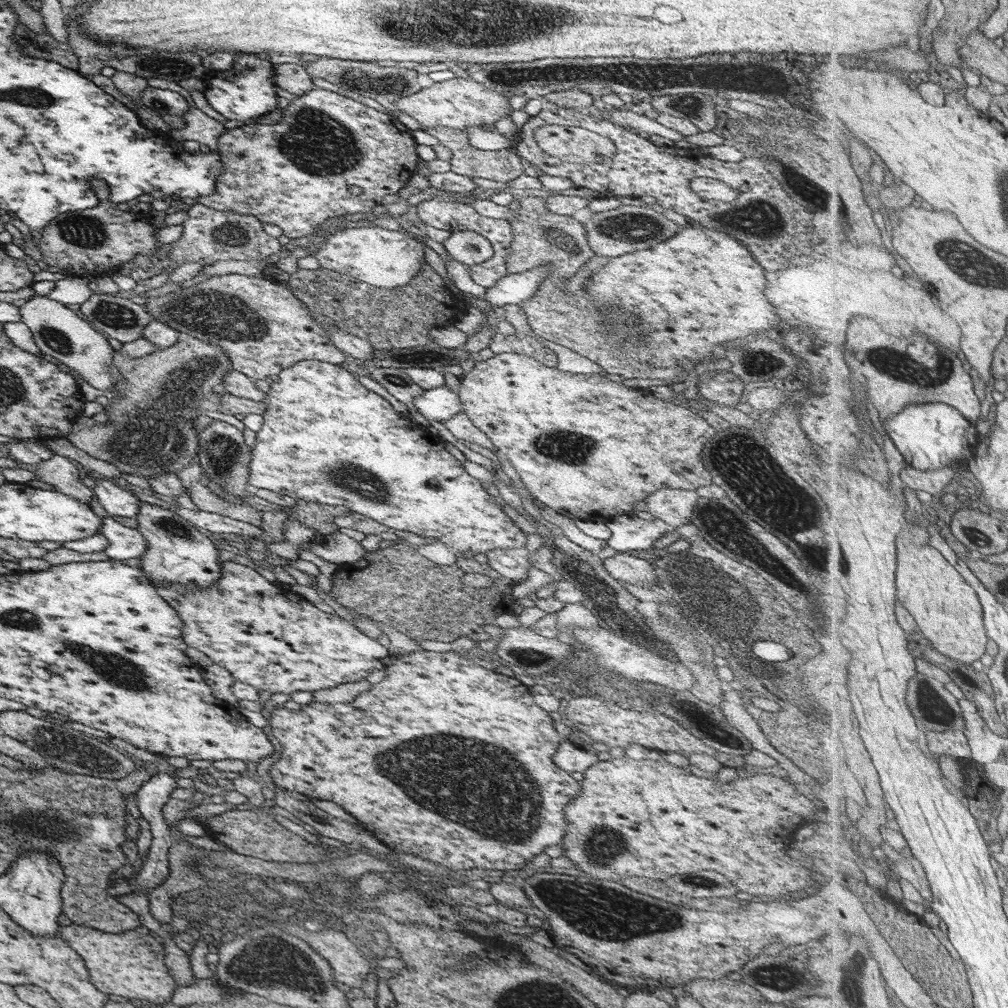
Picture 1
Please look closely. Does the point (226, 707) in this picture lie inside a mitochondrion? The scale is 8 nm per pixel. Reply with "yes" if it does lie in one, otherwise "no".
no

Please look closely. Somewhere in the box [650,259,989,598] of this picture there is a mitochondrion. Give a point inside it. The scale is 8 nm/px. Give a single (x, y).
(749, 473)

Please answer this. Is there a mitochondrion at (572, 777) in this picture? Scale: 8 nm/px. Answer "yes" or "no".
no

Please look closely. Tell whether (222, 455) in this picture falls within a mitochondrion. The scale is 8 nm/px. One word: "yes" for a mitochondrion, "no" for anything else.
yes

